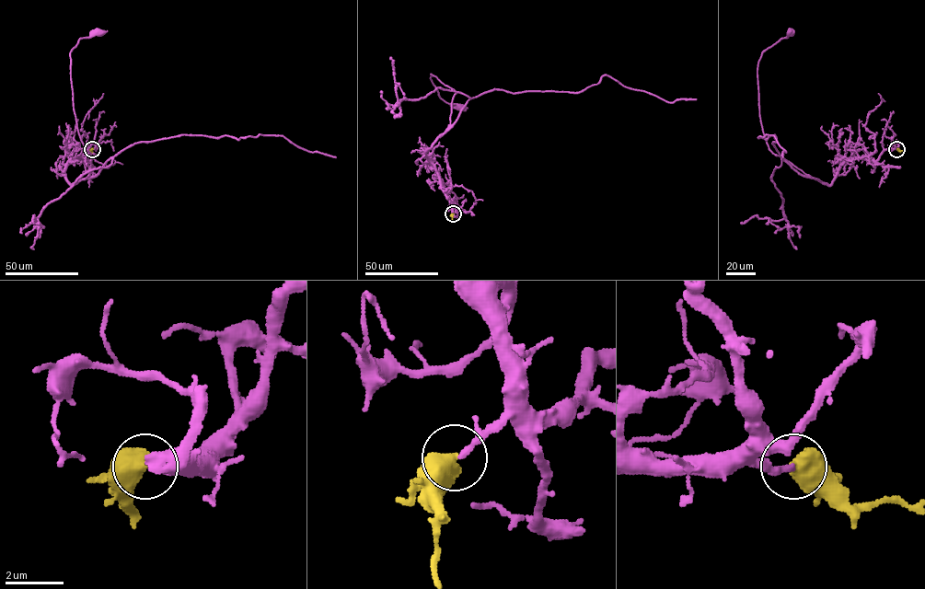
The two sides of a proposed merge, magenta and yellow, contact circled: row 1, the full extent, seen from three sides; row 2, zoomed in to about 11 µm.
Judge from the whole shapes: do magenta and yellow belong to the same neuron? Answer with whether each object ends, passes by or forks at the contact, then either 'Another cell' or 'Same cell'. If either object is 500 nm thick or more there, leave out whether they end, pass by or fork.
Same cell

